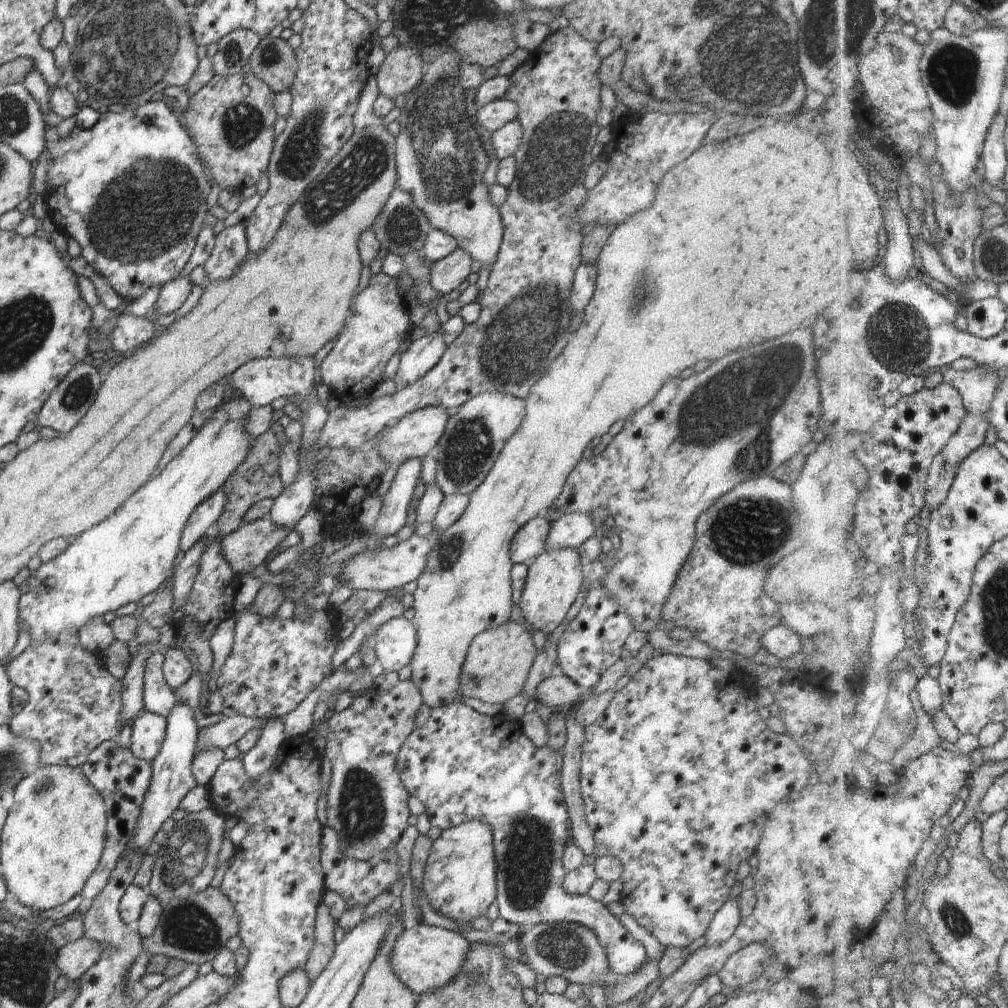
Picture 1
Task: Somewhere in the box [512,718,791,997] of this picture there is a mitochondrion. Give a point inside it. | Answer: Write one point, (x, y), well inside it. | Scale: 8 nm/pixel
(565, 948)

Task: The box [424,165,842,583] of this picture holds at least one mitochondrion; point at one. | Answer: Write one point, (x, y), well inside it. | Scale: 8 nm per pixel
(766, 378)

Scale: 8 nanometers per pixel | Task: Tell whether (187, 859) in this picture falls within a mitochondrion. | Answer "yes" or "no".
yes

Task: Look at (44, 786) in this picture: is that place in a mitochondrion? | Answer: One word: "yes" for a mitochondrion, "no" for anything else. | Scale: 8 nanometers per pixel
yes

